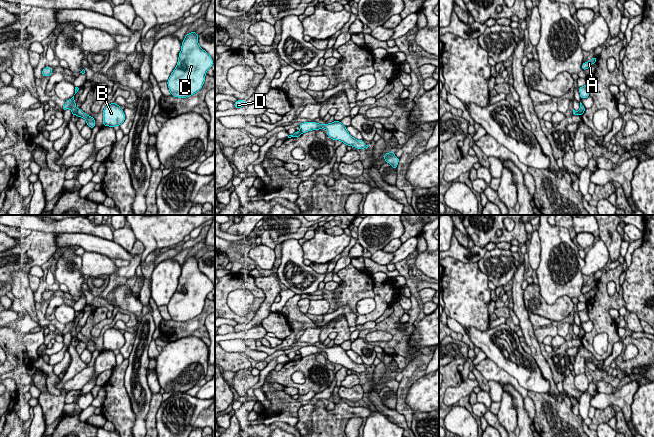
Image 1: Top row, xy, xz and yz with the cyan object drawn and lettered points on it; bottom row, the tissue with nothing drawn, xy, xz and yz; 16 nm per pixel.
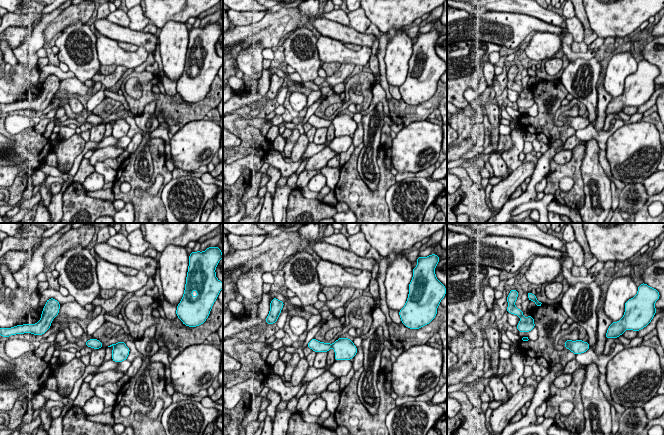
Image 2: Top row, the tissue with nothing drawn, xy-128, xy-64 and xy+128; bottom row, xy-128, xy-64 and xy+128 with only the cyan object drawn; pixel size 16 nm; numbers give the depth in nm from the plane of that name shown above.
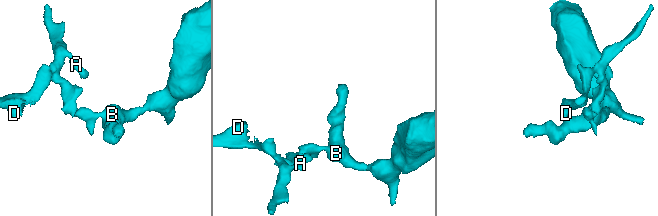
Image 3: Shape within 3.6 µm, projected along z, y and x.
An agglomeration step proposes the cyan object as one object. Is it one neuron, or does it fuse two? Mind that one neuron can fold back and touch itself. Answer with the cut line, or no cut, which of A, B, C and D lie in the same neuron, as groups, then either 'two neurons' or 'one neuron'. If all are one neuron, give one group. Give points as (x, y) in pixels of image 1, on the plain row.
xy (76, 333), (77, 338) | A D / B C | two neurons

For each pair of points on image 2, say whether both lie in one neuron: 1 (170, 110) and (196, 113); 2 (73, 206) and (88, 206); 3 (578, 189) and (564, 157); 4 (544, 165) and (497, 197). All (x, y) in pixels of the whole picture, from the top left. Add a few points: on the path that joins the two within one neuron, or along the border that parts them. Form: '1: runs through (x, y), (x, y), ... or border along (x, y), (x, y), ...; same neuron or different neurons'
1: runs through (176, 111), (190, 112); same neuron
2: runs through (77, 206), (84, 206); same neuron
3: border along (572, 149), (572, 157), (565, 163), (553, 161); different neurons
4: border along (536, 163), (530, 176); different neurons

